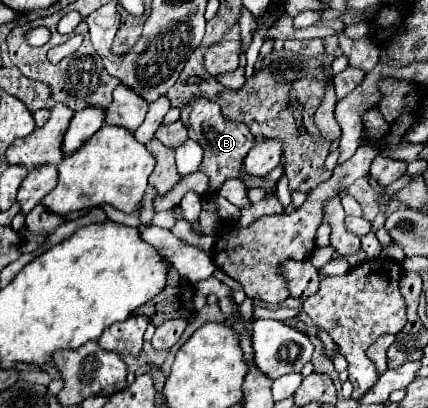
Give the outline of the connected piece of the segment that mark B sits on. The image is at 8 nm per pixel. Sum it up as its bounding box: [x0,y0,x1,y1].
[181,97,255,195]

